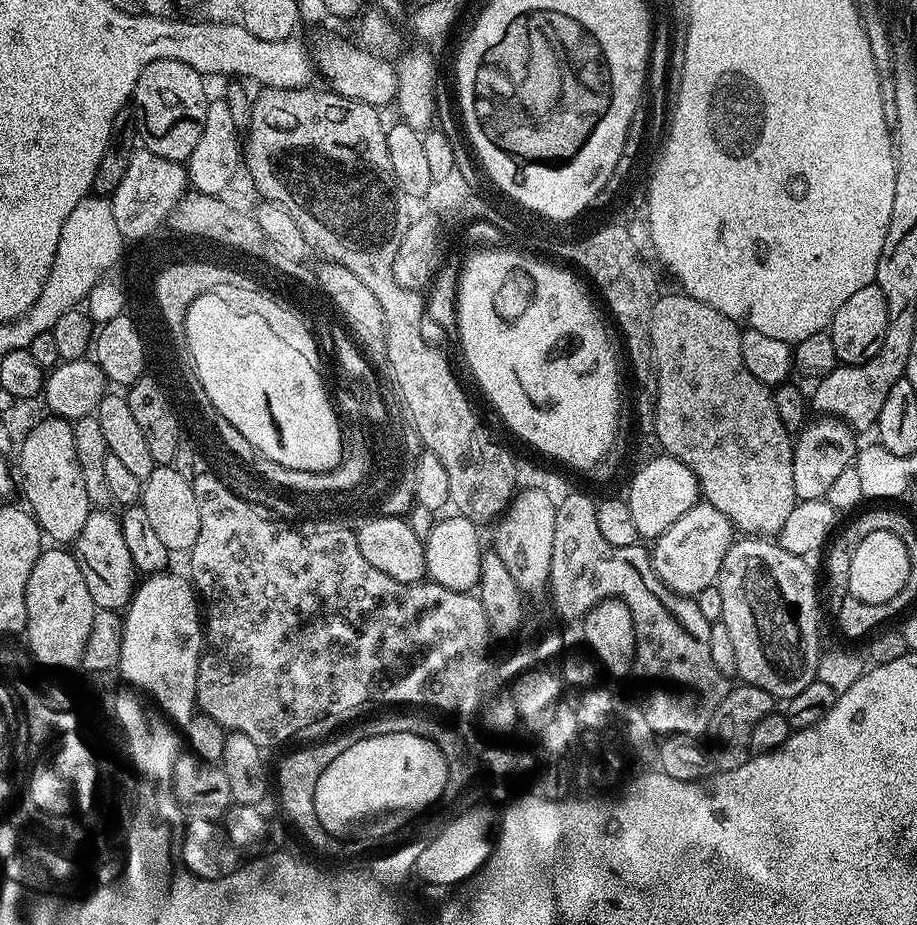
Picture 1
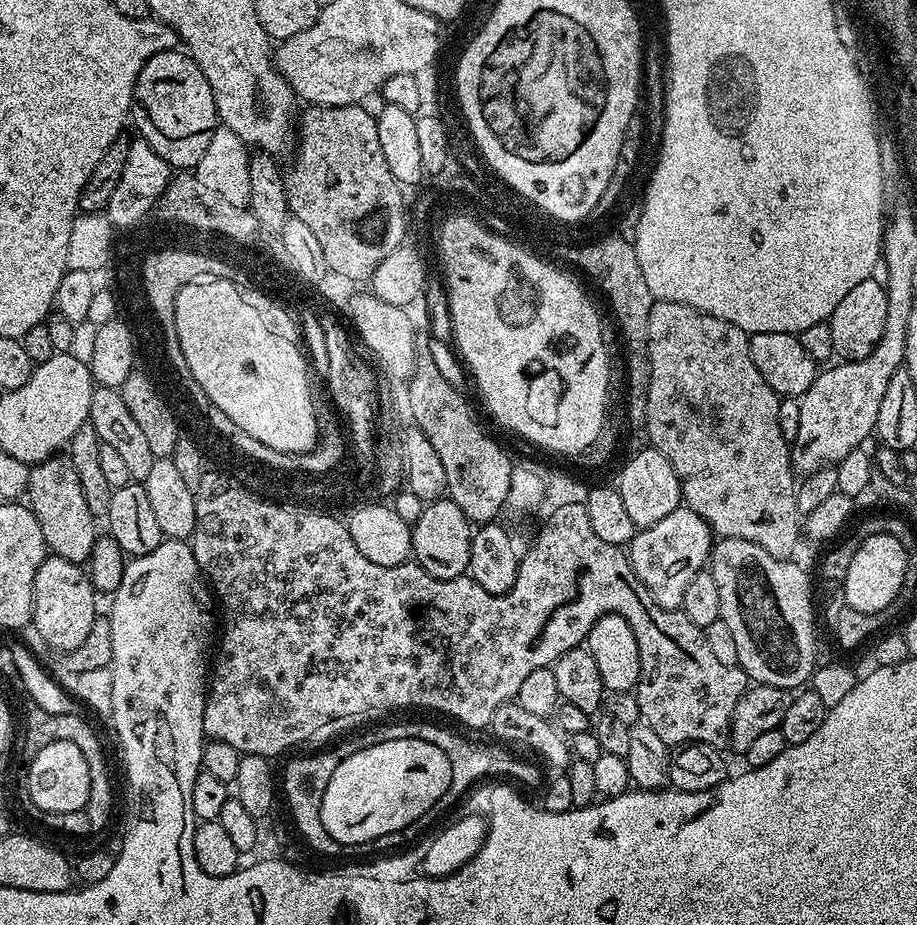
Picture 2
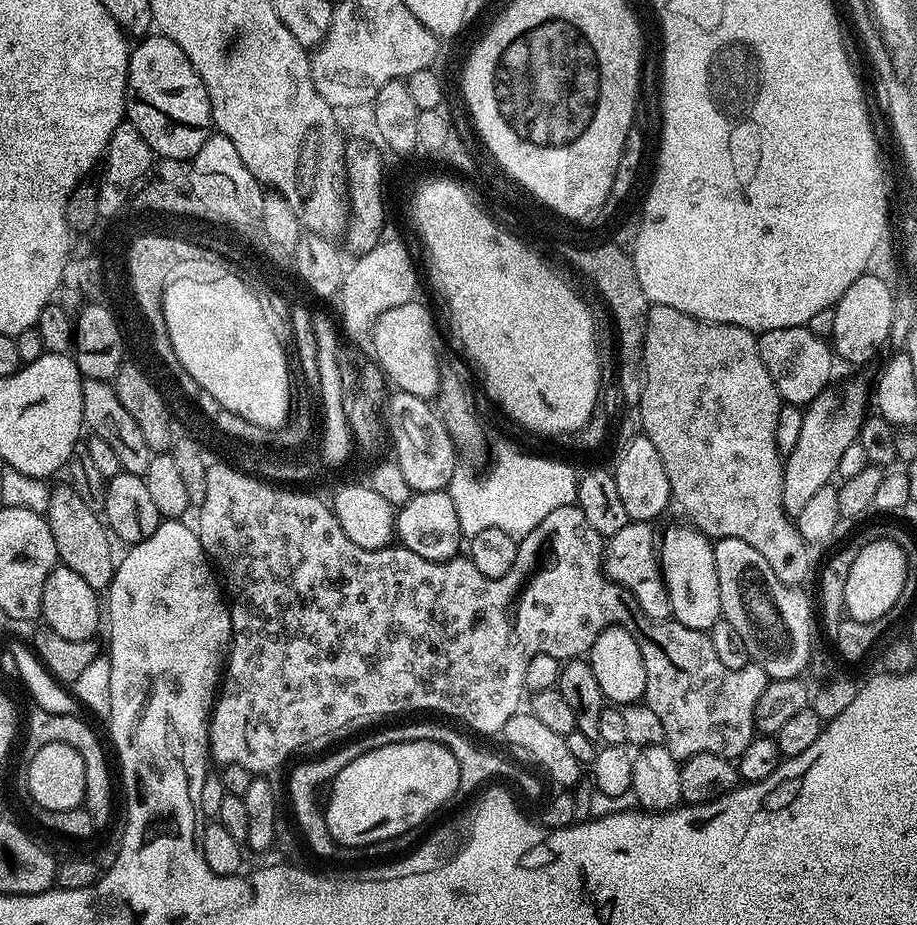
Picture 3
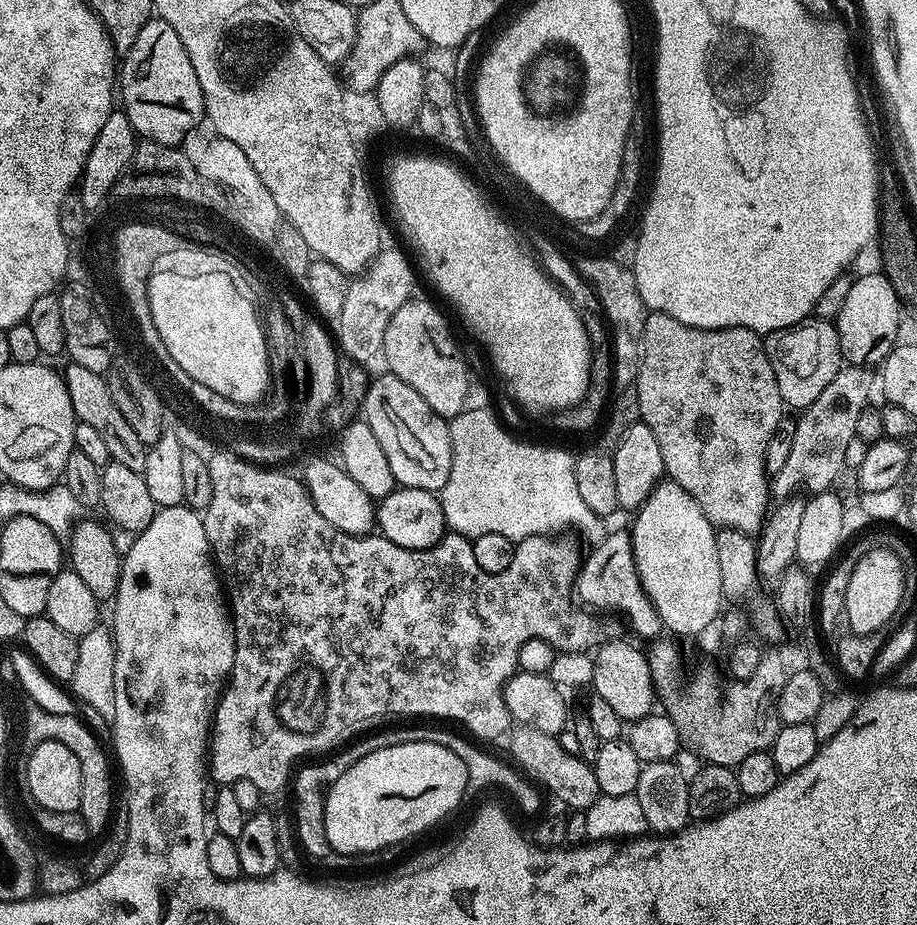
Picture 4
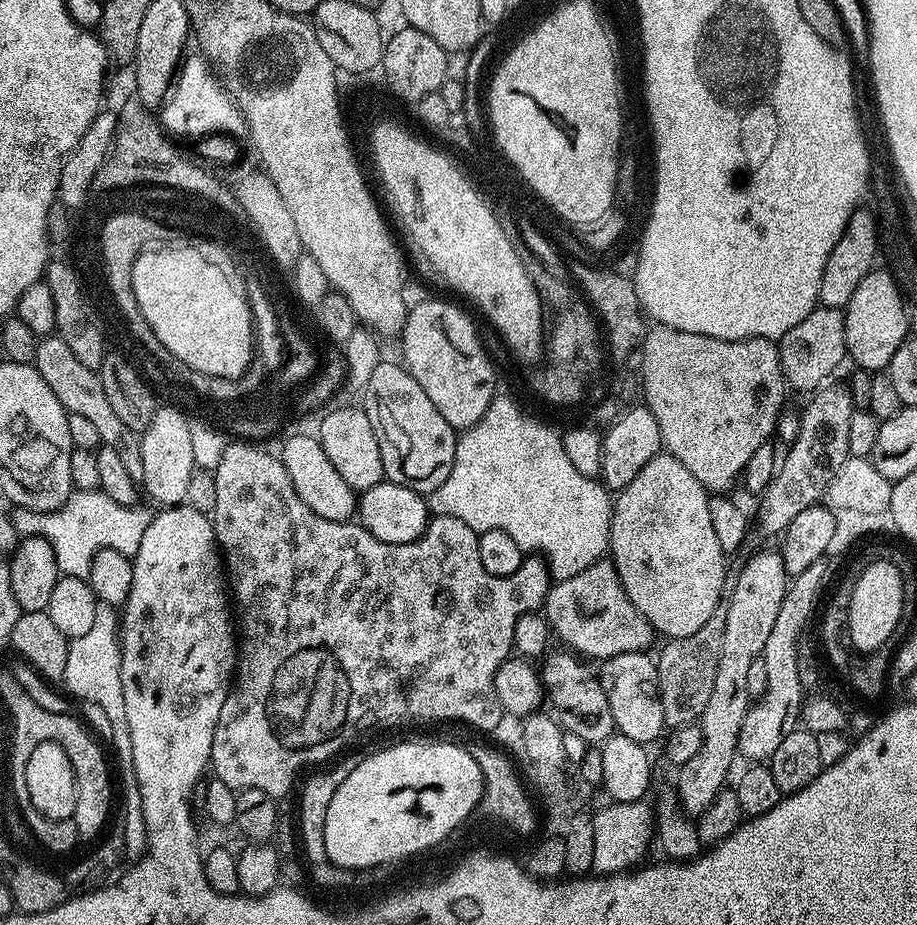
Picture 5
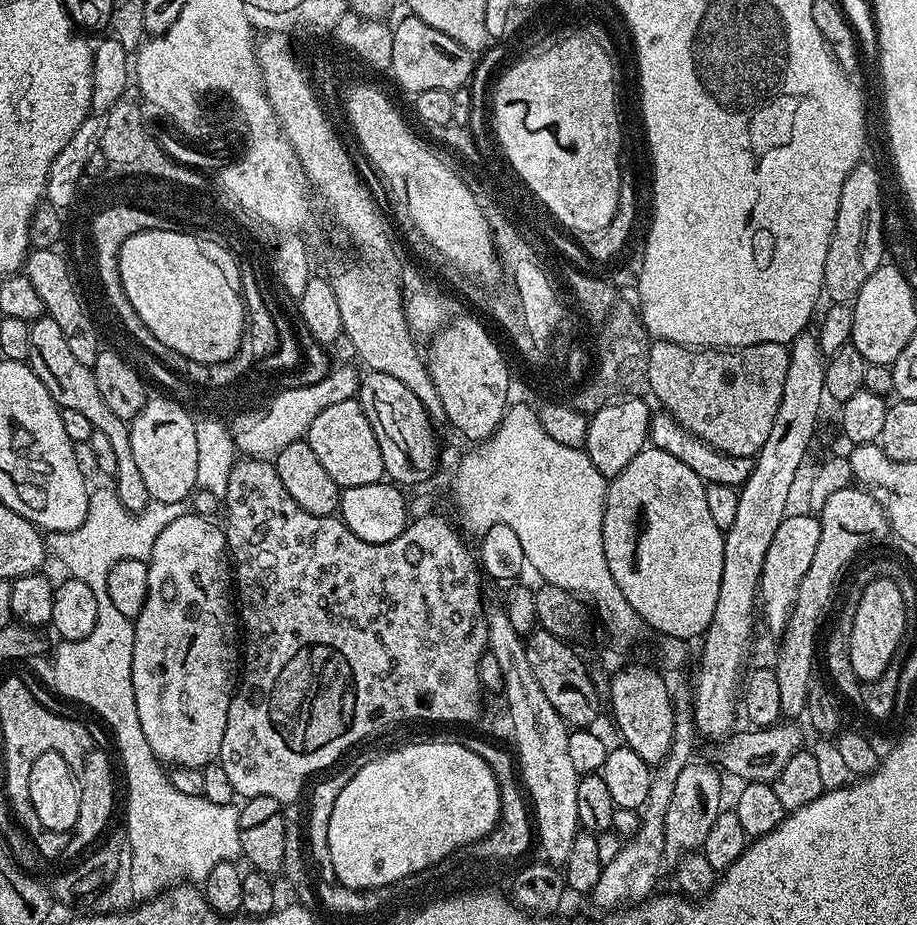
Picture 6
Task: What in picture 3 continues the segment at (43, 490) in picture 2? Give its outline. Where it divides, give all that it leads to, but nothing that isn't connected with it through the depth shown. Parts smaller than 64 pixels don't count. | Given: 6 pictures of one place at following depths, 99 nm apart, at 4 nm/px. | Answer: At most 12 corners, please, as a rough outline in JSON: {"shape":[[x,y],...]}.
{"shape":[[55,485],[46,519],[59,563],[92,588],[117,565],[105,521]]}

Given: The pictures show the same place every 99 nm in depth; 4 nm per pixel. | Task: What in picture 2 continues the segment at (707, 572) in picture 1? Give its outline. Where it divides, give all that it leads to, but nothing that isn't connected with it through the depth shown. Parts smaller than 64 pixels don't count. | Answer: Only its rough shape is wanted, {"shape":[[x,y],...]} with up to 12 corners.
{"shape":[[687,506],[626,551],[658,606],[676,608],[714,533]]}

